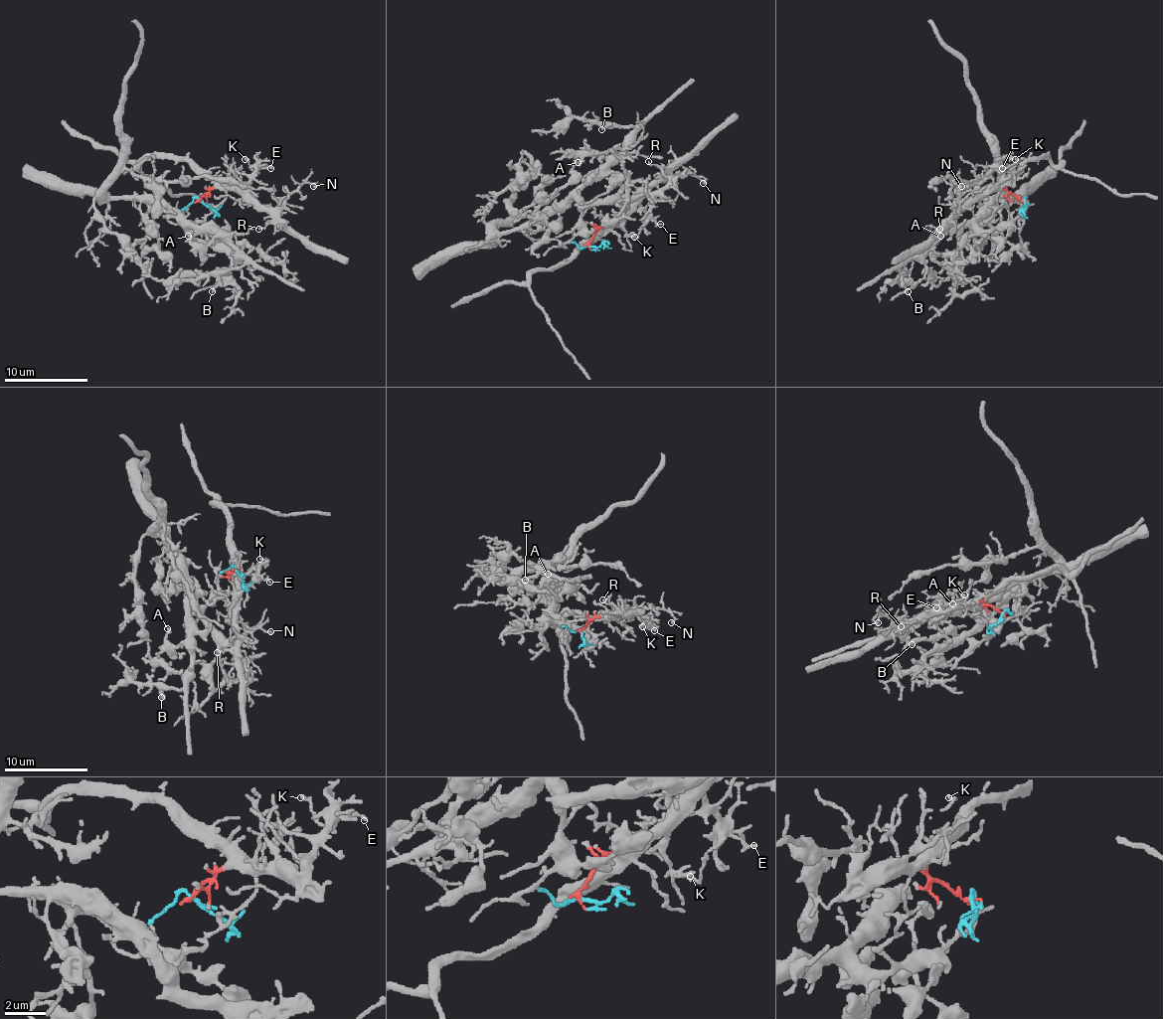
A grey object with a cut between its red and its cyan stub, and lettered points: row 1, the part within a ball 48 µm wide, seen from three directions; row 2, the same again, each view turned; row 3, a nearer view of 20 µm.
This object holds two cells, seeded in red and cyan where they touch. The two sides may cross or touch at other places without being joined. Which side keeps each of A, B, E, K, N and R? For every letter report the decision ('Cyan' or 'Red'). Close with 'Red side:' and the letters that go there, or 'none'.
A: Cyan
B: Cyan
E: Red
K: Red
N: Red
R: Red
Red side: E, K, N, R

